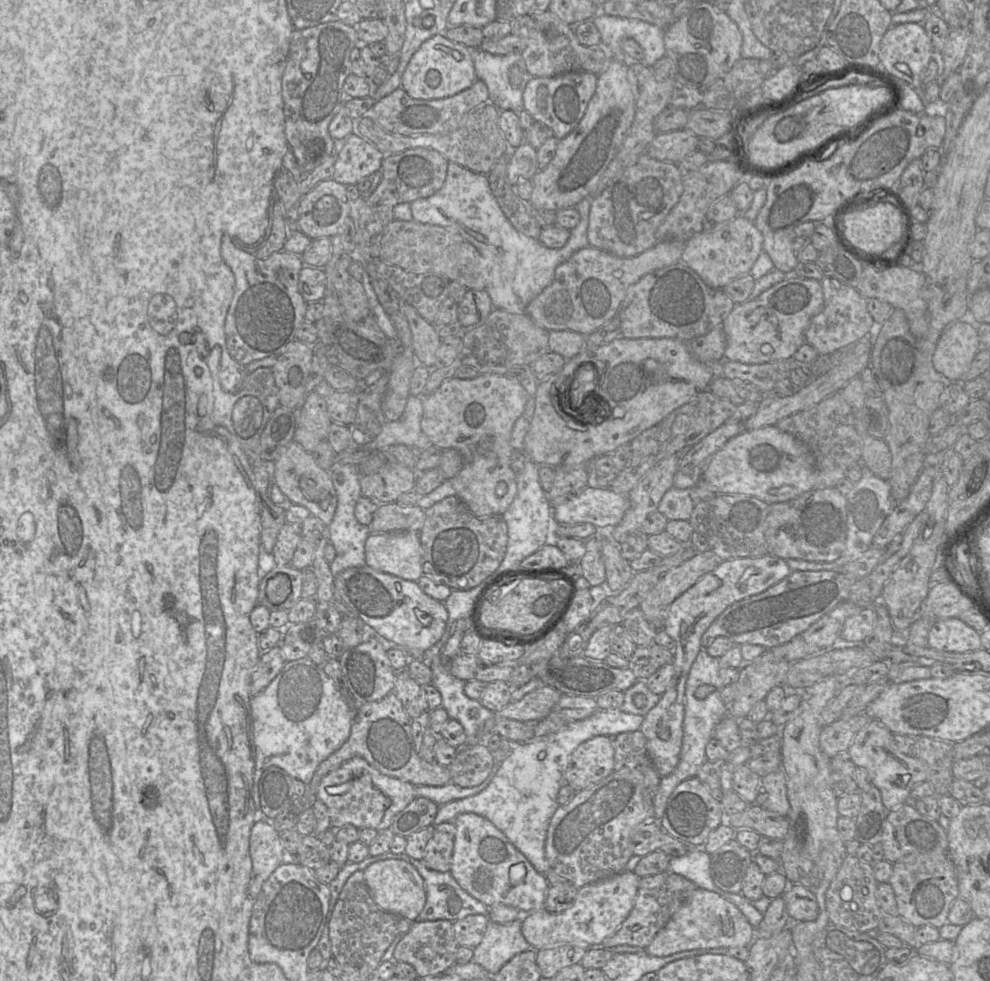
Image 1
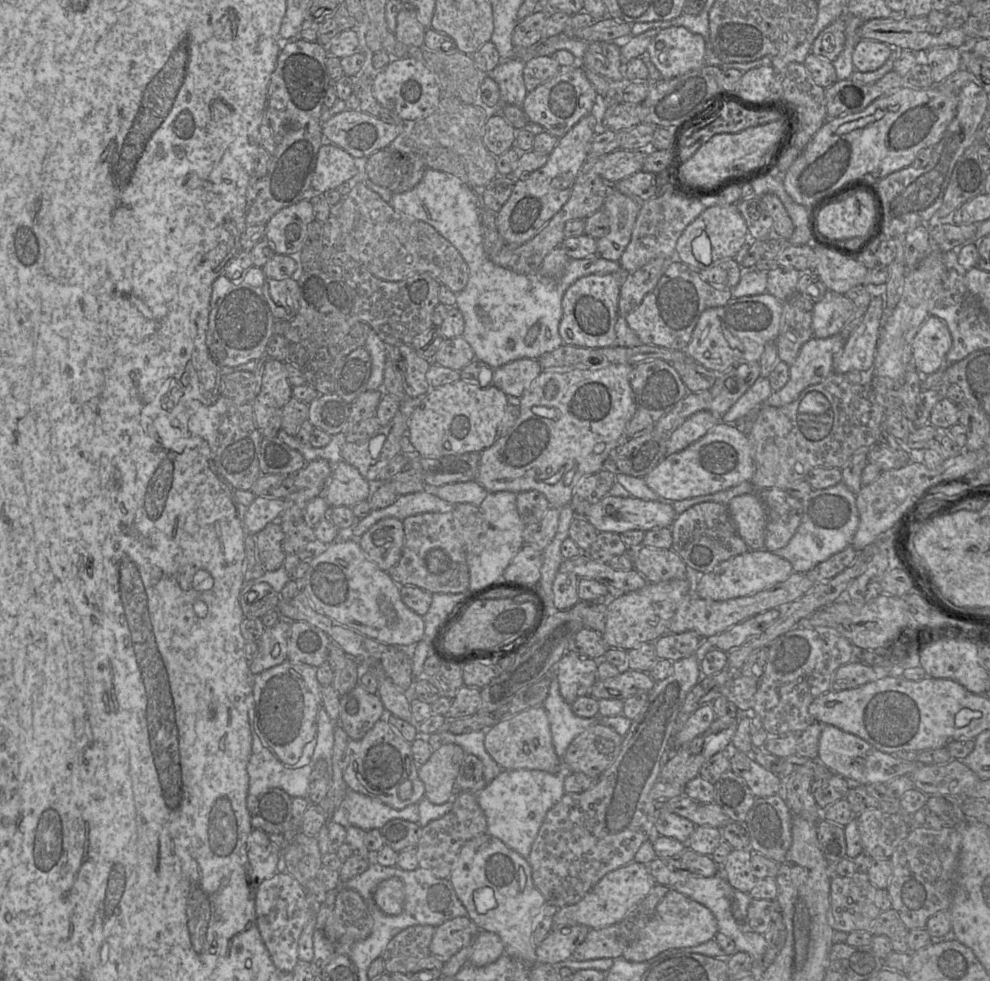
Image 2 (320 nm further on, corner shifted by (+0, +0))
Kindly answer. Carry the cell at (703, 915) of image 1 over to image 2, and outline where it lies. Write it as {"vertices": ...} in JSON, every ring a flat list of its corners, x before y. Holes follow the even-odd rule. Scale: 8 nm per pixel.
{"vertices":[[670,889,656,906,653,916,645,927,625,949,622,958,629,962,649,961,667,949,692,947,705,943,715,938,717,933,716,918,707,907]]}

